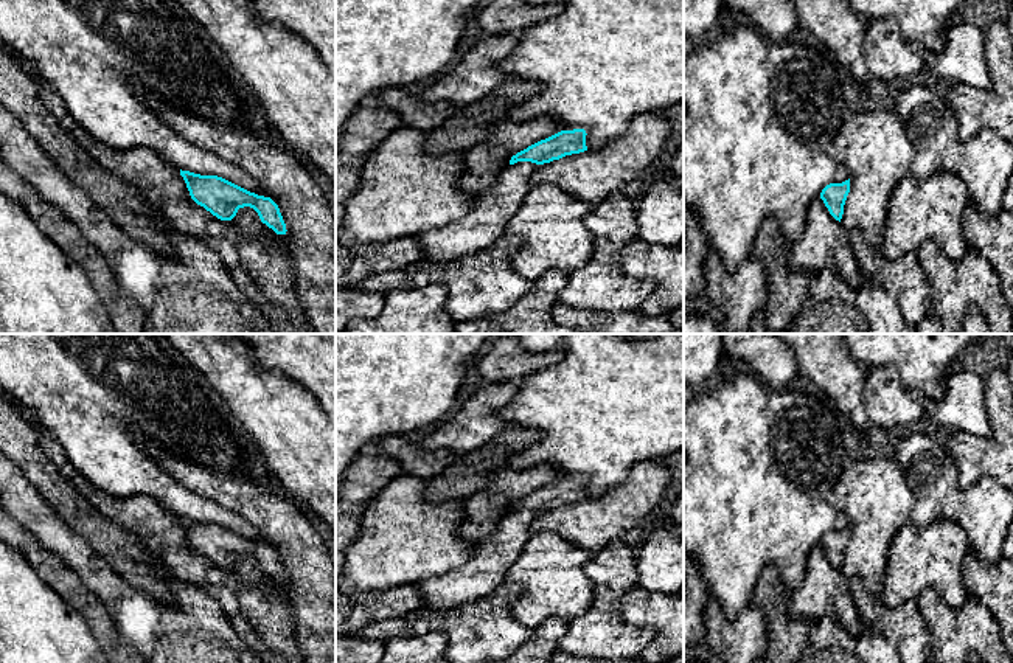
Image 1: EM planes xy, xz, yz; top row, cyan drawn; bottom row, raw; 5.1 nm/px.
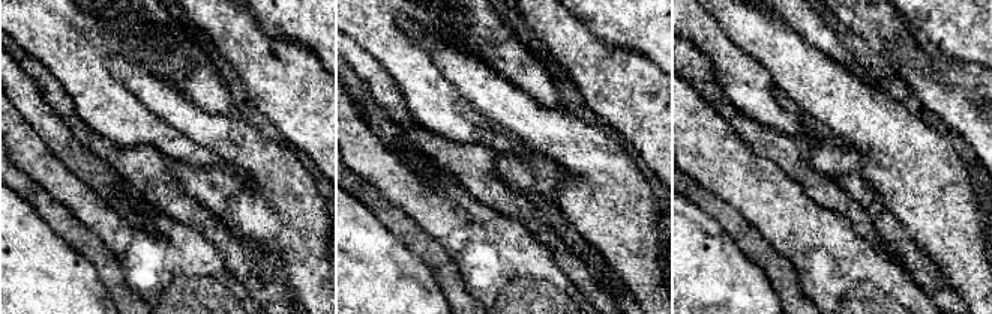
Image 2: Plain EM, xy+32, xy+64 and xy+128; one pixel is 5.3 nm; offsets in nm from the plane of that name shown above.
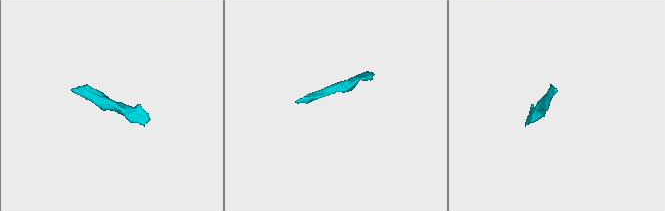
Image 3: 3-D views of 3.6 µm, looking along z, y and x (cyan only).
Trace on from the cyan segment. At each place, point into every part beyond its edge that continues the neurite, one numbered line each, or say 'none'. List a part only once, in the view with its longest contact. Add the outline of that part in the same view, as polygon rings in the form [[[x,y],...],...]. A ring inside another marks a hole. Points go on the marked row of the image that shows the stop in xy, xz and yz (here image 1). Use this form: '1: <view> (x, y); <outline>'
none

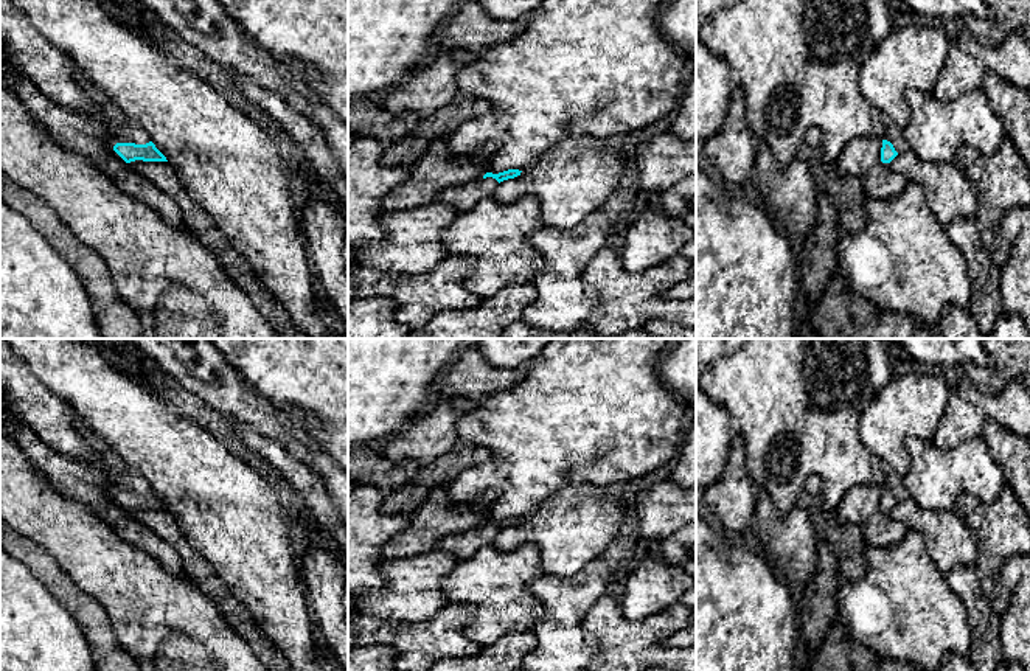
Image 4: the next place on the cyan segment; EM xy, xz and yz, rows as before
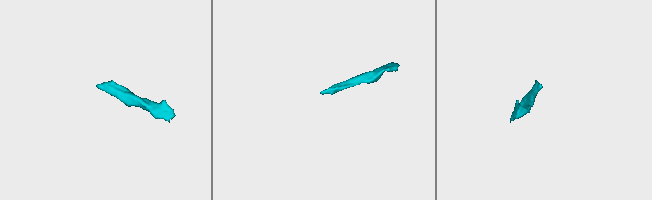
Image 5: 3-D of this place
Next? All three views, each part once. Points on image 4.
1: xy (118, 128); [[[82,73],[76,75],[78,82],[90,99],[103,110],[101,127],[107,132],[107,146],[113,149],[117,143],[149,143],[149,135],[144,129],[130,123],[121,109],[101,93]]]

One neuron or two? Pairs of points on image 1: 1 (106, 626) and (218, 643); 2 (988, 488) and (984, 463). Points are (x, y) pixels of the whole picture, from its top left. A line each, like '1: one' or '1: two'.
1: two
2: two

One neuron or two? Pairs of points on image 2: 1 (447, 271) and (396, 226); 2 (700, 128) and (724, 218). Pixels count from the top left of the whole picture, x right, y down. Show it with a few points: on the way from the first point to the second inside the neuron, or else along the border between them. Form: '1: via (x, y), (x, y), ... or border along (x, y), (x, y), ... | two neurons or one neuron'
1: via (435, 259), (408, 233) | one neuron
2: border along (689, 176), (728, 202), (745, 220) | two neurons

